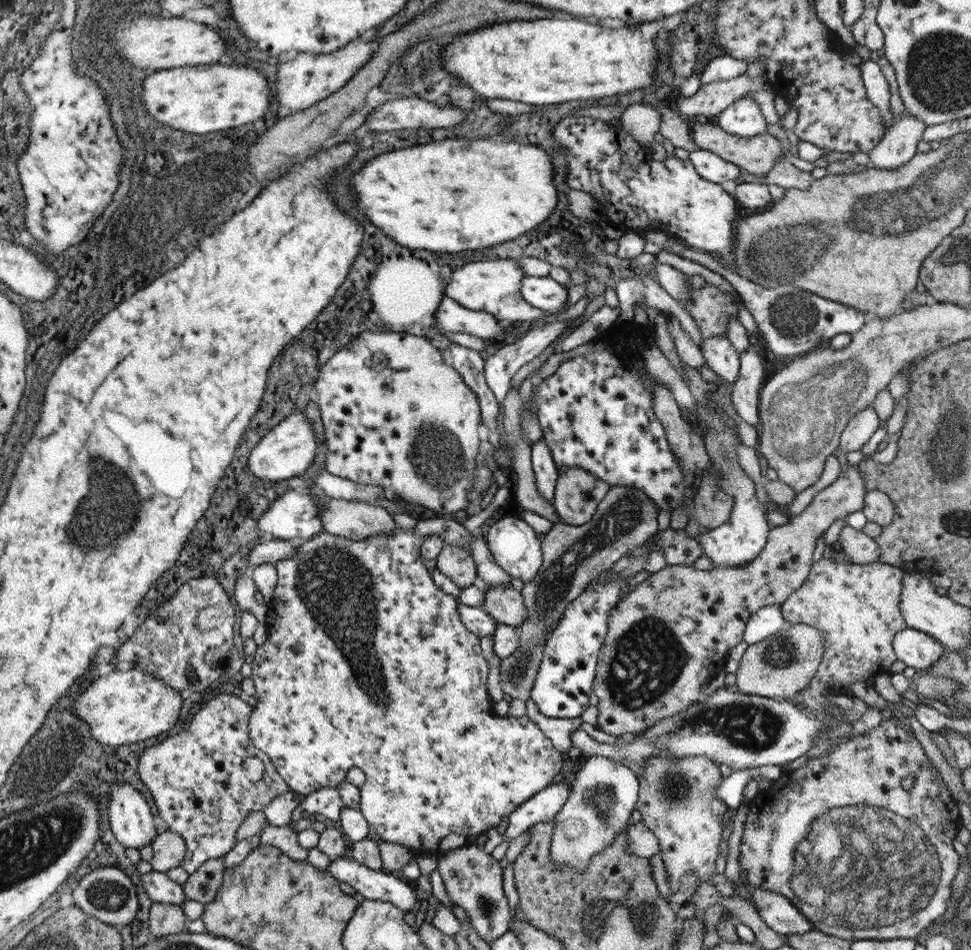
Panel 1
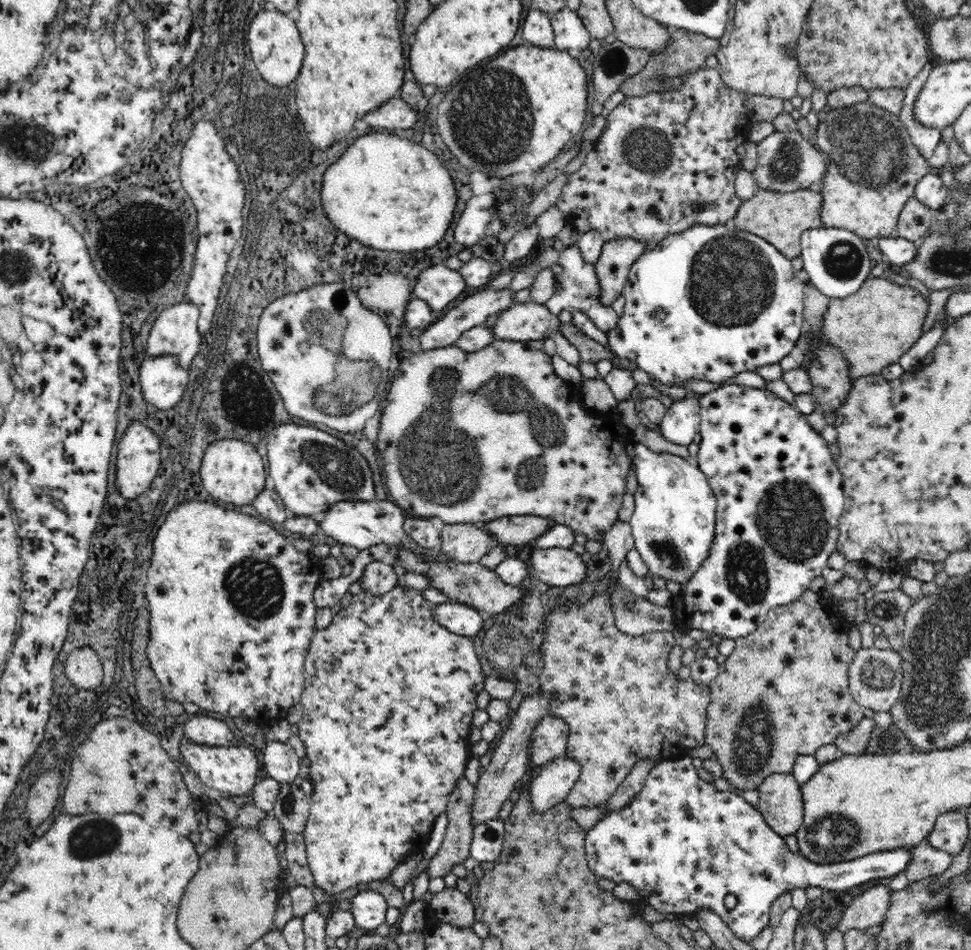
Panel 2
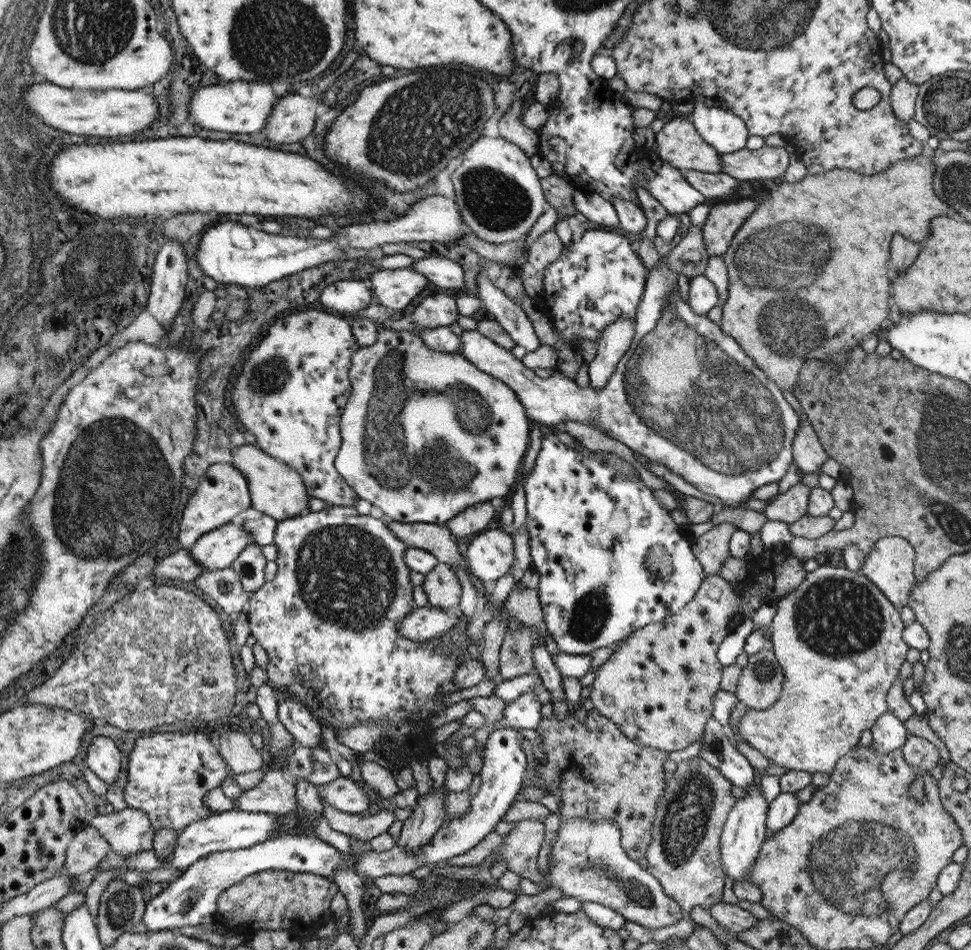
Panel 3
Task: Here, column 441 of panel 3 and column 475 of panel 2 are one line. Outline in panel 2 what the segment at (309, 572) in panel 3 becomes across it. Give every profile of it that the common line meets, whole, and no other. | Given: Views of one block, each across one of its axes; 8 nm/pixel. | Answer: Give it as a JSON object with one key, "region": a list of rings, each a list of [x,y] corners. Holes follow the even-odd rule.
{"region":[[[400,586],[390,590],[384,596],[372,596],[368,592],[360,592],[352,598],[352,606],[332,620],[332,624],[324,630],[318,630],[310,642],[310,650],[306,656],[306,690],[302,692],[300,704],[304,706],[304,718],[300,726],[300,738],[306,746],[306,754],[310,758],[310,782],[314,784],[314,794],[310,796],[310,818],[304,828],[304,838],[308,846],[308,864],[312,870],[314,884],[326,890],[328,894],[340,894],[344,890],[356,888],[358,884],[368,884],[372,880],[382,882],[404,858],[412,854],[424,852],[424,846],[430,840],[430,832],[438,814],[446,812],[448,796],[454,792],[458,780],[464,776],[466,764],[470,762],[470,730],[474,712],[478,710],[476,698],[484,692],[484,678],[480,660],[474,652],[474,642],[470,638],[462,638],[460,634],[452,634],[448,628],[440,626],[432,618],[434,604],[422,598],[420,592],[404,592]]]}

